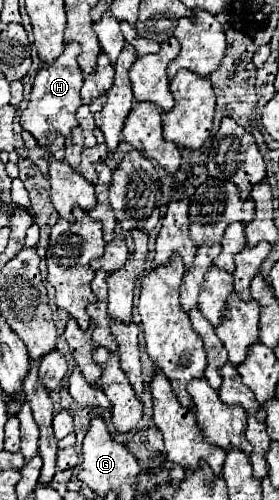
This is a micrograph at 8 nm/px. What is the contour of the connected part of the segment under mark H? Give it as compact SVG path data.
M66 43L64 53L54 63L50 63L50 65L42 63L38 67L38 75L34 79L30 101L28 101L28 107L22 111L20 125L22 125L22 129L30 131L40 145L52 143L54 137L56 137L56 133L60 133L64 137L70 137L72 127L78 125L76 111L82 105L82 101L80 101L82 71L80 71L78 61L76 61L78 53L80 53L78 45Z

